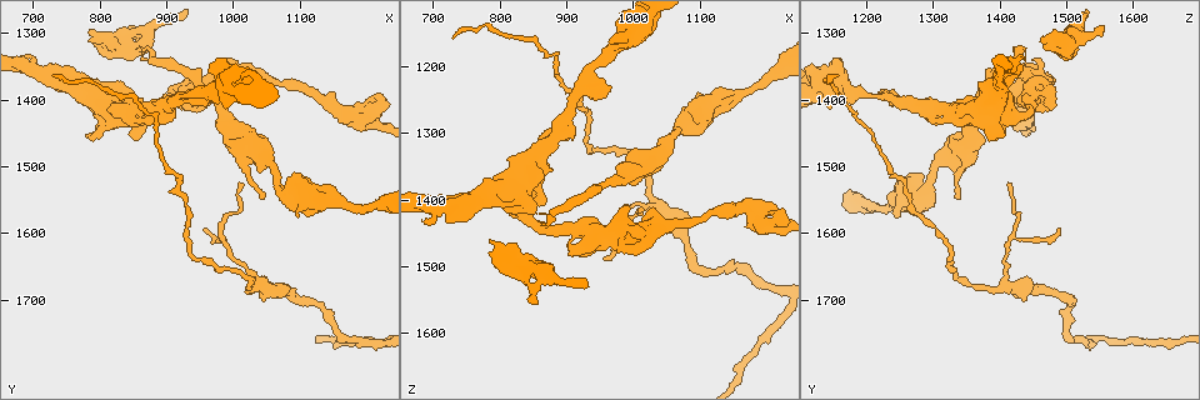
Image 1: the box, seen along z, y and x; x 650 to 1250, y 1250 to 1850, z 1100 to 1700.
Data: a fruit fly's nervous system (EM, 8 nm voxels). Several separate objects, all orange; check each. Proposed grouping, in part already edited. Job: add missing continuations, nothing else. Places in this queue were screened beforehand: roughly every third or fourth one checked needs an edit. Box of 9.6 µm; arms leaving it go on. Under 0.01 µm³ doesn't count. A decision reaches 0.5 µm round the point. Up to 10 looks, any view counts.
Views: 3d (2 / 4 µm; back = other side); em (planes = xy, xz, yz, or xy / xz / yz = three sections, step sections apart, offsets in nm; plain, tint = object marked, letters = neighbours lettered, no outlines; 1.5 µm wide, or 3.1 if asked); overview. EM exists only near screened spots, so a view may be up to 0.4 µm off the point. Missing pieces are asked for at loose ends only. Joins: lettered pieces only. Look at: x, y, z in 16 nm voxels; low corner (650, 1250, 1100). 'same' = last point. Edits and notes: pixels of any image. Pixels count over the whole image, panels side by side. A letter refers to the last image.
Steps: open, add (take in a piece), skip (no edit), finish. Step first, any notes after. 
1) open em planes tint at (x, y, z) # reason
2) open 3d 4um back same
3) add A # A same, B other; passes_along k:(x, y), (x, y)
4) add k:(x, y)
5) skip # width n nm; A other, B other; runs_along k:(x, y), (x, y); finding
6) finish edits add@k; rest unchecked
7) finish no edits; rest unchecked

open em yz step 8 letters at (1030, 1405, 1415) # branch stops here

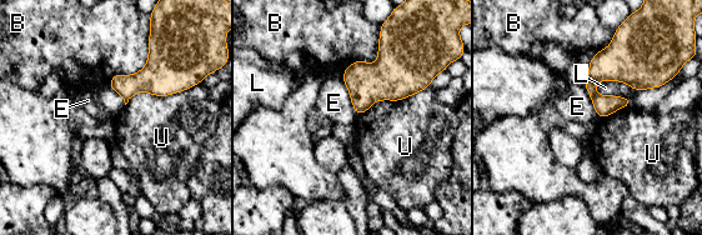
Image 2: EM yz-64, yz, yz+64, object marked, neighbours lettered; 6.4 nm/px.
open em planes letters same

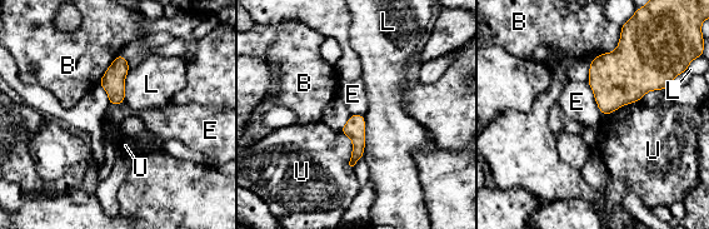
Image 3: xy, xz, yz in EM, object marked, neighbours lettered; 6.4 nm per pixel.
skip # B other, E other, L other, U other; no lettered piece goes on from it

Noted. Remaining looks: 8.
open em planes letters at (865, 1340, 1440) # end of a long branch

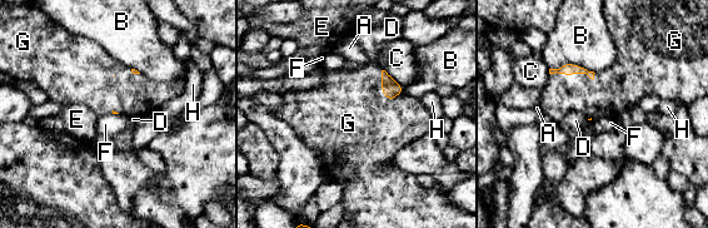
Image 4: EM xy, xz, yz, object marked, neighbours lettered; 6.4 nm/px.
add G # longest_contact G 300 nm; A other, B other, C other, D other, E other, F other, G same, H other; it goes on there

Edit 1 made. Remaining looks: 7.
open 3d 4um at (850, 1290, 1555) # an open end

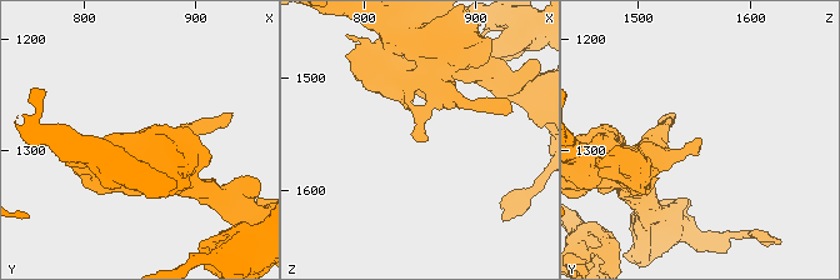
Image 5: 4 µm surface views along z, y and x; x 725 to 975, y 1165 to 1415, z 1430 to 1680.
open em planes letters at (850, 1290, 1558) # now the EM

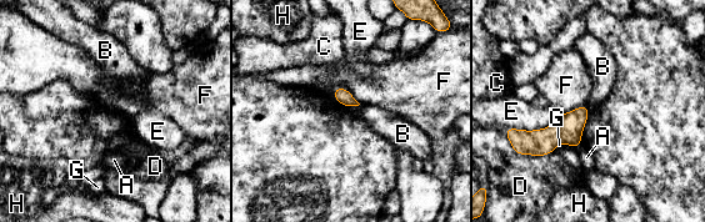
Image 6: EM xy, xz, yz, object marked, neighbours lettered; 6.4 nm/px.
skip # A other, B other, C other, D other, E other, F other, G other, H other; border 6:(359, 104), (349, 107); none of them fits

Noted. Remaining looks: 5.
finish edits add@4; rest unchecked

